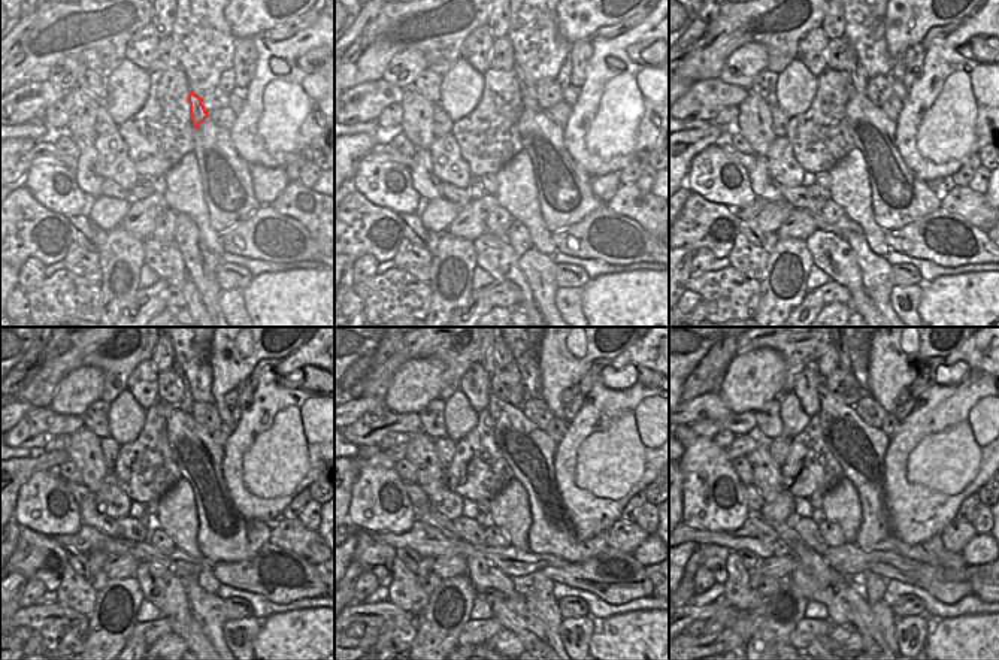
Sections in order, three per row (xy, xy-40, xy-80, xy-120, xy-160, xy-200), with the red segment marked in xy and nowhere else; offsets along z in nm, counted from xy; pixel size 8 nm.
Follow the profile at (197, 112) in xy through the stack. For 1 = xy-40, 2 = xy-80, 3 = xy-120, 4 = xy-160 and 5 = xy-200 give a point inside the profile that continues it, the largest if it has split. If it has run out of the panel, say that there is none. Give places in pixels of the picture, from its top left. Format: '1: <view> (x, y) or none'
1: xy-40 (527, 88)
2: xy-80 (859, 79)
3: xy-120 (187, 403)
4: xy-160 (511, 366)
5: xy-200 (844, 357)

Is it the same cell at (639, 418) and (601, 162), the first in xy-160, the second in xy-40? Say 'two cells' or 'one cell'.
one cell

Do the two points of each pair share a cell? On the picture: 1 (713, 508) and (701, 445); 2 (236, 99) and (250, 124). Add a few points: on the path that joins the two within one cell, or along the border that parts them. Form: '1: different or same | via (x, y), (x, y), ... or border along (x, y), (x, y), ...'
1: same | via (702, 496), (702, 486), (696, 478), (701, 462)
2: different | border along (244, 90), (244, 105), (236, 114)

